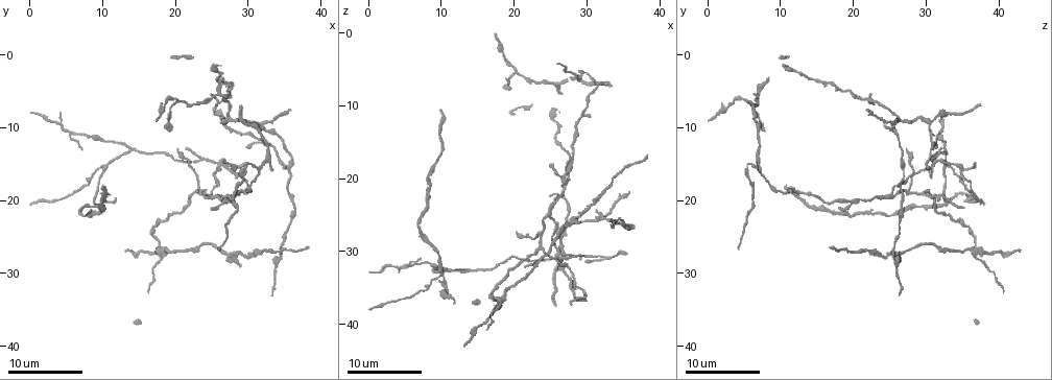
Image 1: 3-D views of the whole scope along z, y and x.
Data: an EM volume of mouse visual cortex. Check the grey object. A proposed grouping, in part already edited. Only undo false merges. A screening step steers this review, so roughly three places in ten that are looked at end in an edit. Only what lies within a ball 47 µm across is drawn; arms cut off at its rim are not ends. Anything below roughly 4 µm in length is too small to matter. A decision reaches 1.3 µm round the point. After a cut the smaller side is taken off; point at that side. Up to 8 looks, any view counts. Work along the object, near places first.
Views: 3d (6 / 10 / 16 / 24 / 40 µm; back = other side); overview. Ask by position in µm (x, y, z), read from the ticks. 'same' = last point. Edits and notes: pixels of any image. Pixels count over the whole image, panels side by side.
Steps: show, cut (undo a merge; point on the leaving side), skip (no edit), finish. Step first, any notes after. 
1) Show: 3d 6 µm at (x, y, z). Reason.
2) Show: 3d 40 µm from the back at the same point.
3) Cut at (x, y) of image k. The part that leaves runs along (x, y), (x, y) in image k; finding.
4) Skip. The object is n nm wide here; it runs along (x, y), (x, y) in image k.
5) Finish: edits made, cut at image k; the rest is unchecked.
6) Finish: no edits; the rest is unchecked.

Show: 3d 10 µm at (27.5, 9.0, 26.0). A fork.

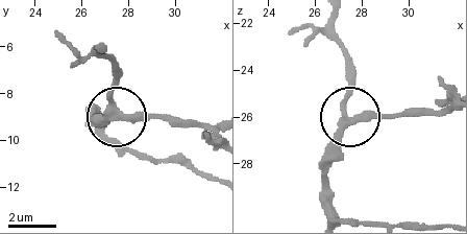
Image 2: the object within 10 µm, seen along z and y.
Show: 3d 10 µm from the back at (27.4, 9.1, 26.3). From behind.

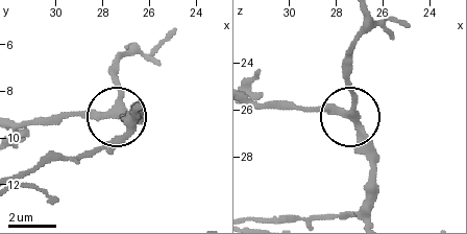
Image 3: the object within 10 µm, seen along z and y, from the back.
Skip. Continuous, no second neuron.

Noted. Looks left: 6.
Show: 3d 16 µm at (23.5, 19.0, 29.5).

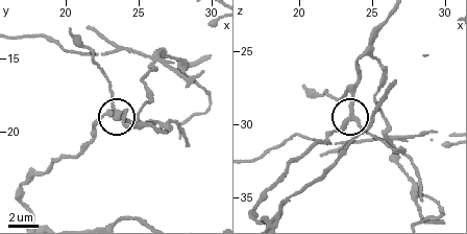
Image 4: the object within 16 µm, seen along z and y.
Skip. The object is 250 nm wide here; it runs along (390, 18), (361, 60), (351, 112), (385, 144) in image 4; all the same neuron.

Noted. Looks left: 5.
Show: 3d 10 µm at (32.0, 10.0, 25.0). Four arms meet.

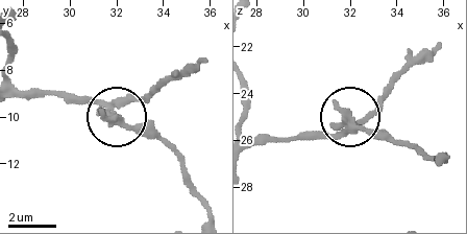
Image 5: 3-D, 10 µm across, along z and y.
Show: 3d 6 µm at the same point.

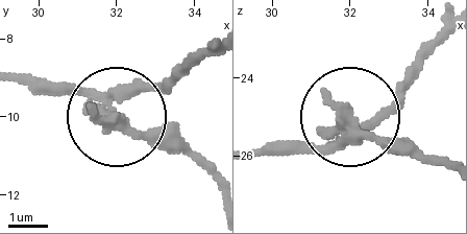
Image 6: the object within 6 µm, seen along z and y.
Skip. The object is 300 nm wide here; one neuron here.

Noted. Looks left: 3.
Show: 3d 6 µm at (25.0, 19.5, 25.5). Branch point.

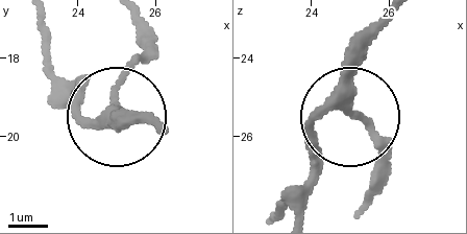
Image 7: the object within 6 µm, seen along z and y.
Skip. 3 arms meet here; one neuron here.

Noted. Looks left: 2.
Finish: no edits; the rest is unchecked.

